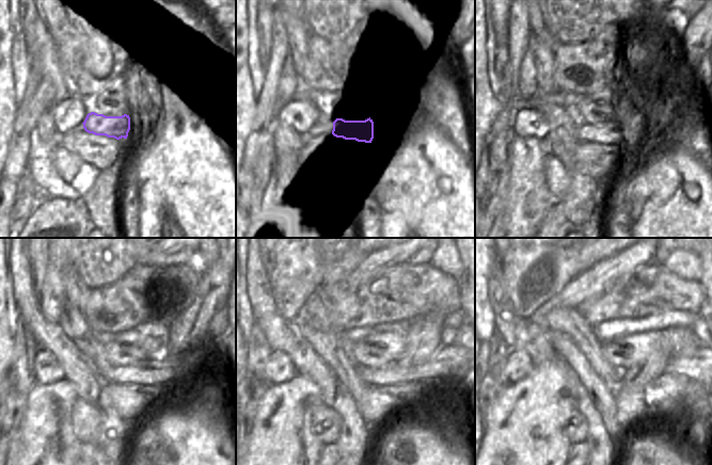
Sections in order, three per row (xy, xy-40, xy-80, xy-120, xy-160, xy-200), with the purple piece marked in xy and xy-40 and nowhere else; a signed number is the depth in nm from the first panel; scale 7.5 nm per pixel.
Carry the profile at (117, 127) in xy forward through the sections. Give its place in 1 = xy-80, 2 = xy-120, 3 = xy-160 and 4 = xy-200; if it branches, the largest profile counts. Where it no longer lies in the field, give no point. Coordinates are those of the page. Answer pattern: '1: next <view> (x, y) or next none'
1: next xy-80 (629, 128)
2: next xy-120 (161, 373)
3: next xy-160 (453, 362)
4: next xy-200 (692, 365)

